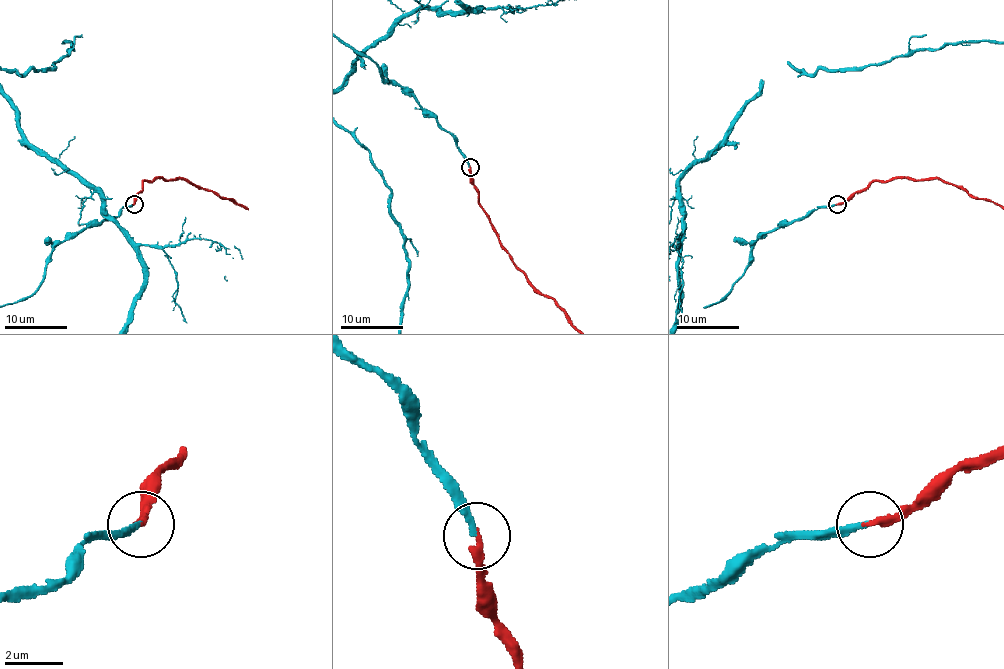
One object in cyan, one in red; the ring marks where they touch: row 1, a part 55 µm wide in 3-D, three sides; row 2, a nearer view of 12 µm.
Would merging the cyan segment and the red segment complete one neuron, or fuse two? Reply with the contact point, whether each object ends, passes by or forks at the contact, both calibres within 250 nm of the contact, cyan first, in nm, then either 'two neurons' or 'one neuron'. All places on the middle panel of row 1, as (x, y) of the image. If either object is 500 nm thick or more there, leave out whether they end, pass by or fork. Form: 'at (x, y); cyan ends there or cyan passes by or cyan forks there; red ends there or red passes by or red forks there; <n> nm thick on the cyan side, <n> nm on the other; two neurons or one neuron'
at (470, 167); cyan ends there; red ends there; 200 nm thick on the cyan side, 240 nm on the other; one neuron

